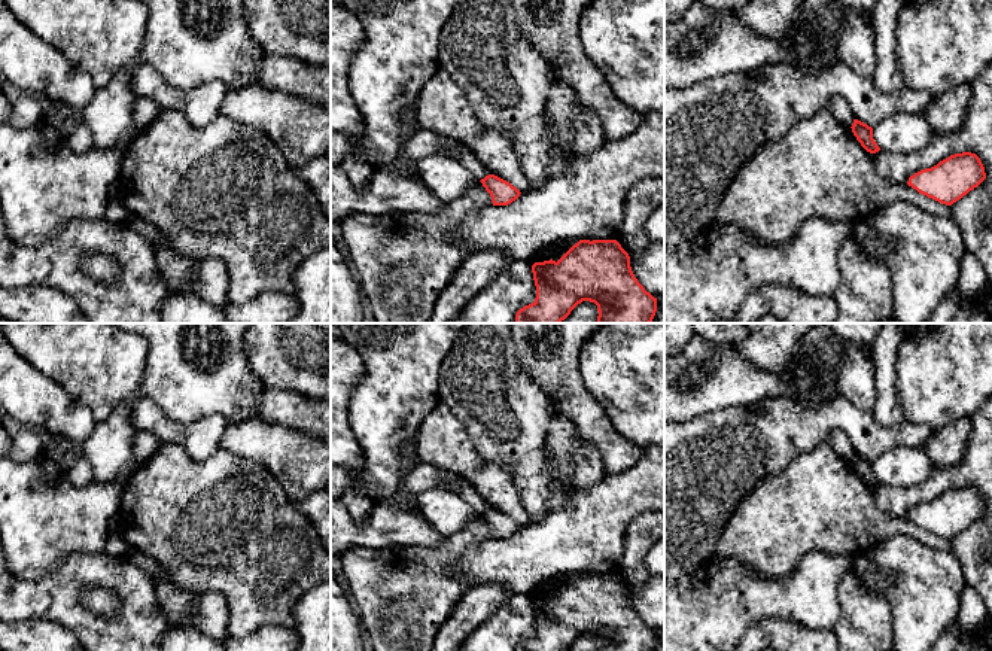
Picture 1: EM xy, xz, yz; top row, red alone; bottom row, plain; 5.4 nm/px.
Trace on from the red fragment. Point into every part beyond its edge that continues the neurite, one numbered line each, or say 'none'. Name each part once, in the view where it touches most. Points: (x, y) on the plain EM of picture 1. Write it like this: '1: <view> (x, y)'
1: xz (465, 490)

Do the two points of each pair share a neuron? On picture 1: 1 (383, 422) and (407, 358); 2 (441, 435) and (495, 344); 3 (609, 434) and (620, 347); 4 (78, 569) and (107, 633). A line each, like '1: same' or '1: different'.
1: same
2: different
3: different
4: same

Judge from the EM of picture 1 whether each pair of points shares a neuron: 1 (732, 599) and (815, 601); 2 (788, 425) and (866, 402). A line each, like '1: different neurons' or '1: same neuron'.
1: same neuron
2: different neurons

